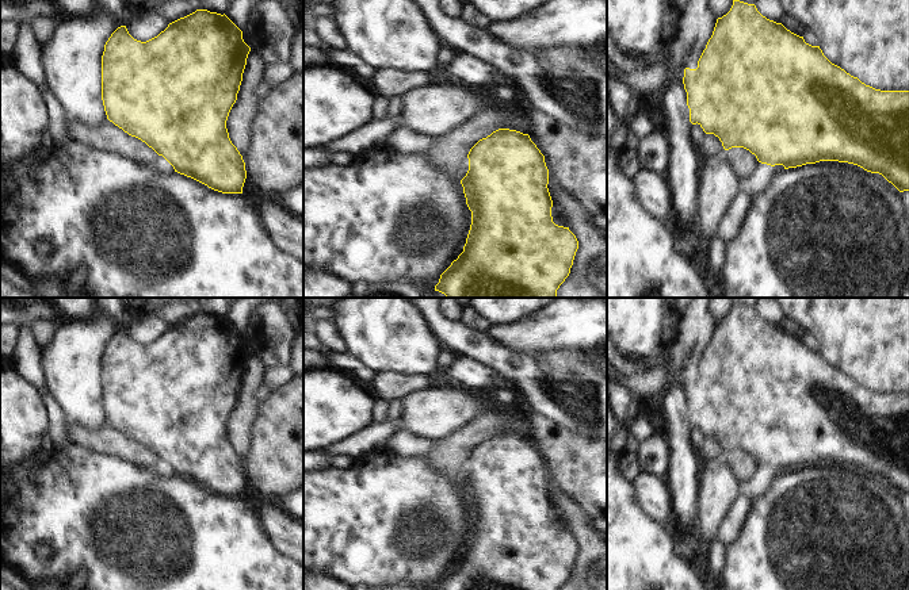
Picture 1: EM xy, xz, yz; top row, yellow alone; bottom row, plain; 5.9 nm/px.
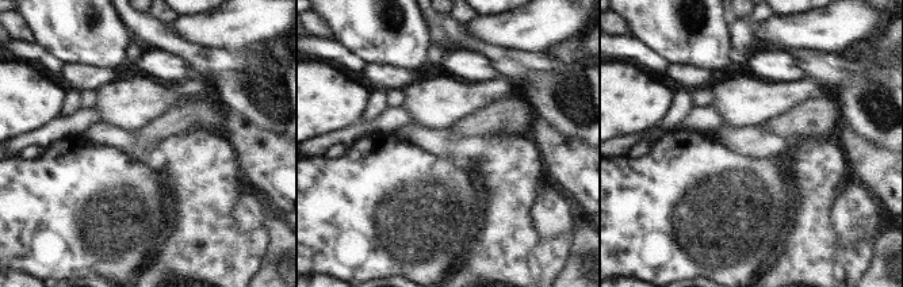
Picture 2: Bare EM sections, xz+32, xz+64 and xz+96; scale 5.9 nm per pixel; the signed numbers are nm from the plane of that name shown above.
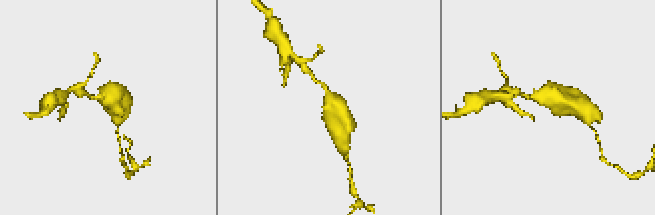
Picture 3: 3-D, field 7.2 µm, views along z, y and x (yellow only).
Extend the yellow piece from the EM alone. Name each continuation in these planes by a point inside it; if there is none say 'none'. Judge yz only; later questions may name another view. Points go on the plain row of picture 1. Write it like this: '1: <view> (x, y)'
1: yz (763, 478)

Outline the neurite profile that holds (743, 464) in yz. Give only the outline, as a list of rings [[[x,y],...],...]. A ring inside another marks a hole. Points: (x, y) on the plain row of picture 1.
[[[732,451],[723,455],[725,461],[732,467],[738,483],[749,480],[757,467],[757,461],[744,451]]]

